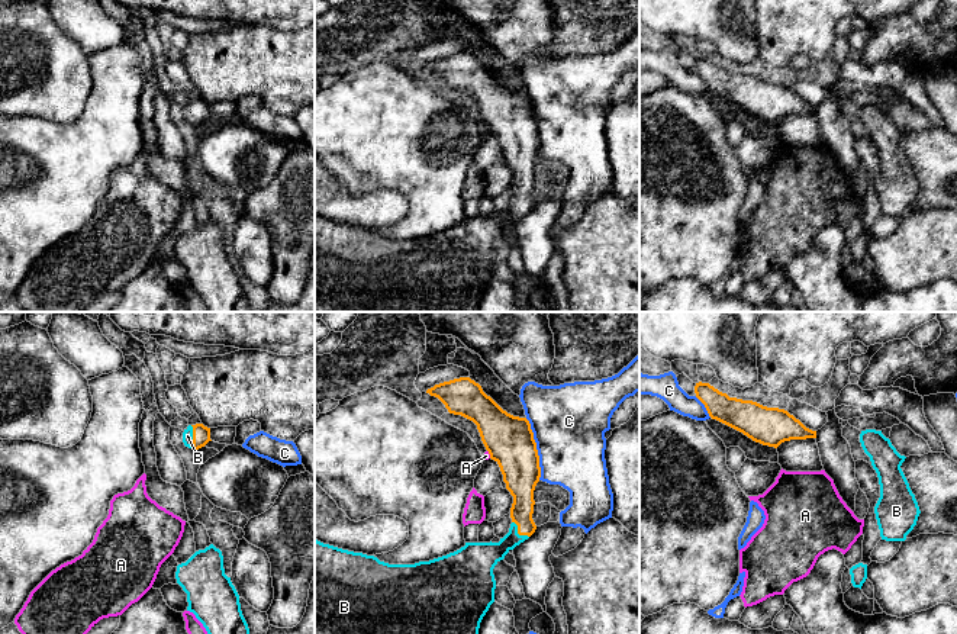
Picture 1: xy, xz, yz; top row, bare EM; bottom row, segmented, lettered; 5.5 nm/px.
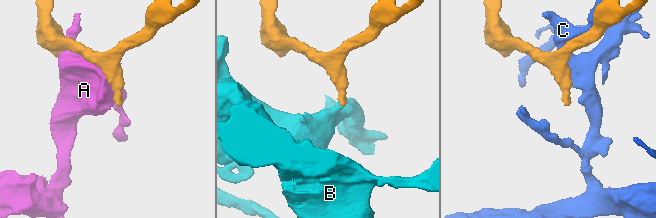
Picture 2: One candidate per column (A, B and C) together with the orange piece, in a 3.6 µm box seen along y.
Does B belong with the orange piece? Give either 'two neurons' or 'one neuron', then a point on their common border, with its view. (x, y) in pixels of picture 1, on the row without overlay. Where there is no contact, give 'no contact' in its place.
one neuron; meets orange in xz at (518, 208)

